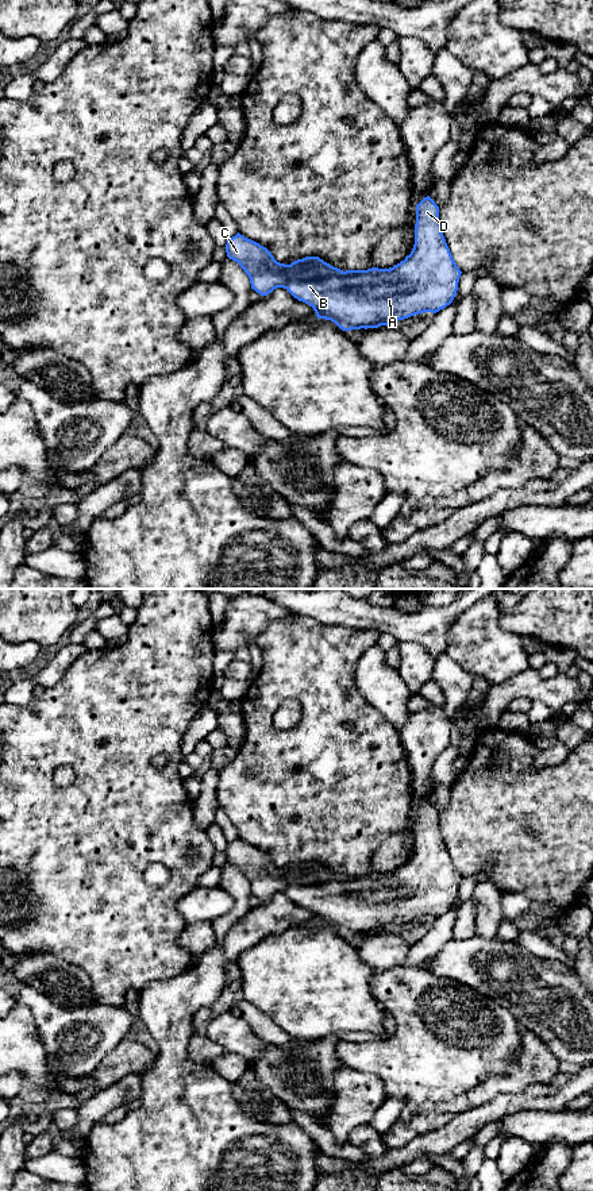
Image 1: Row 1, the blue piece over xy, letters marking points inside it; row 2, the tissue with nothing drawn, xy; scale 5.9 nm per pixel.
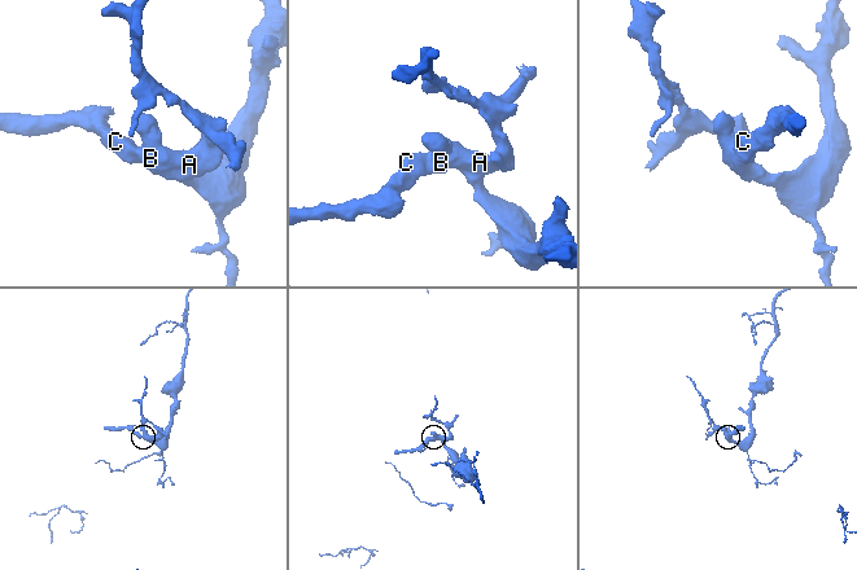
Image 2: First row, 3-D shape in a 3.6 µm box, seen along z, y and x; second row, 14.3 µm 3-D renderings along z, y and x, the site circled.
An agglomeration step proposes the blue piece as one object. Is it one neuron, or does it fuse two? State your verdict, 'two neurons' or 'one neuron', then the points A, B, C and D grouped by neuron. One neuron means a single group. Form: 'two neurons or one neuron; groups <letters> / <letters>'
one neuron; groups A B C D

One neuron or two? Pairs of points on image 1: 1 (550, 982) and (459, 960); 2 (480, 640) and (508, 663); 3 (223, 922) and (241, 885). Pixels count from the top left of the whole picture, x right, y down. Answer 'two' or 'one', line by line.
1: one
2: one
3: one

